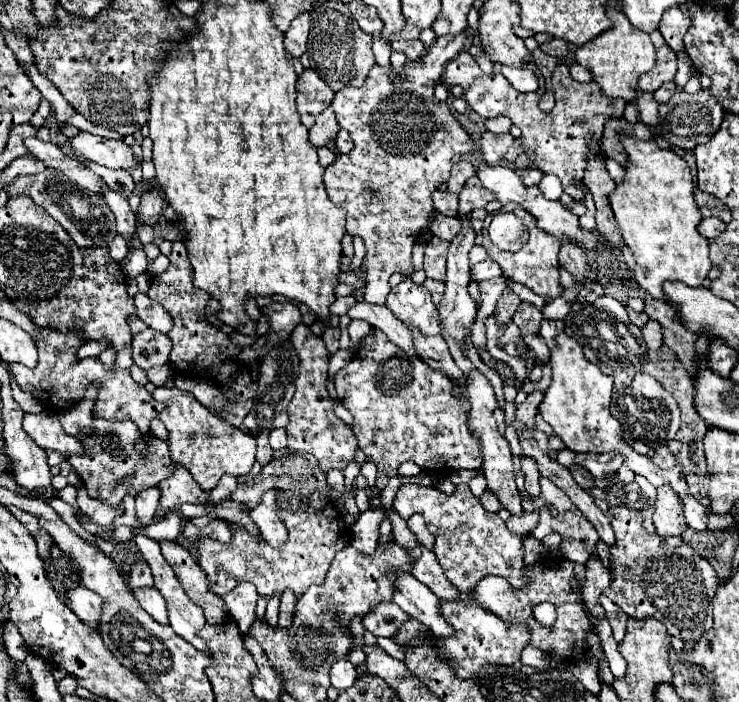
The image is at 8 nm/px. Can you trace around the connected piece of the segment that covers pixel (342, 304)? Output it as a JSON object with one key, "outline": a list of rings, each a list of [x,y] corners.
{"outline":[[[352,293],[352,295],[346,295],[346,297],[338,297],[338,299],[332,303],[330,311],[332,311],[332,315],[346,315],[348,309],[354,307],[354,305],[356,305],[356,297],[354,297],[354,293]]]}

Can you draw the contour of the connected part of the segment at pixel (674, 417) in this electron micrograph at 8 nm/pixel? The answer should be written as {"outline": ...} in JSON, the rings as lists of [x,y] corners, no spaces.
{"outline":[[[638,373],[628,387],[612,391],[612,415],[622,423],[624,431],[634,441],[642,441],[652,449],[658,449],[674,439],[680,427],[680,409],[674,397],[666,393],[666,389],[660,387],[660,383],[646,373]]]}

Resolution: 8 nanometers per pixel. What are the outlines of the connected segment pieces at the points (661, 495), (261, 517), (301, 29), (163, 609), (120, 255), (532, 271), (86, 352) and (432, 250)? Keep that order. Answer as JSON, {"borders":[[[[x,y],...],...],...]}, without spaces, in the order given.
{"borders":[[[[662,485],[658,489],[658,497],[656,497],[654,507],[656,507],[654,509],[656,533],[662,539],[672,537],[672,535],[682,535],[682,531],[686,529],[682,503],[680,503],[680,497],[668,485]]],[[[268,491],[262,497],[260,505],[256,505],[254,509],[250,509],[250,517],[258,525],[264,541],[272,549],[280,551],[286,545],[286,541],[288,541],[288,529],[286,529],[284,521],[278,515],[280,515],[280,507],[278,507],[276,495],[272,491]]],[[[302,13],[292,21],[290,29],[284,33],[284,45],[294,57],[300,57],[307,50],[308,31],[310,31],[310,15]]],[[[150,587],[150,589],[136,589],[134,591],[140,607],[152,615],[154,621],[158,621],[160,625],[168,625],[168,607],[166,607],[166,599],[160,595],[158,589]]],[[[116,235],[114,241],[110,243],[110,257],[114,261],[122,261],[126,255],[128,255],[128,245],[126,245],[126,241],[120,235]]],[[[514,203],[504,205],[500,211],[518,215],[518,217],[524,221],[524,225],[528,227],[530,239],[528,239],[528,243],[524,245],[524,249],[520,249],[520,251],[516,251],[516,253],[498,249],[498,247],[490,241],[490,237],[488,237],[488,229],[486,229],[486,227],[488,227],[488,221],[490,221],[490,217],[492,217],[492,215],[488,215],[488,219],[486,219],[486,223],[484,223],[484,245],[486,245],[488,253],[490,253],[490,259],[496,261],[496,263],[500,265],[504,277],[508,277],[508,279],[512,279],[512,281],[518,281],[518,283],[526,285],[528,289],[532,289],[532,291],[538,293],[540,297],[544,297],[544,295],[548,295],[548,297],[552,297],[552,299],[554,299],[554,297],[560,297],[562,291],[564,291],[562,285],[560,285],[560,279],[558,279],[558,269],[560,269],[560,263],[558,263],[560,239],[556,239],[554,235],[542,231],[542,229],[534,223],[534,217],[532,217],[528,211],[522,211],[520,207],[516,207]]],[[[106,339],[90,341],[90,343],[86,343],[86,345],[80,347],[80,351],[78,351],[78,359],[82,359],[82,357],[96,357],[96,355],[100,355],[106,347],[108,347],[108,341],[106,341]]],[[[434,235],[426,243],[426,251],[424,251],[426,277],[436,279],[436,281],[444,281],[444,277],[446,277],[446,255],[448,255],[448,243]]]]}

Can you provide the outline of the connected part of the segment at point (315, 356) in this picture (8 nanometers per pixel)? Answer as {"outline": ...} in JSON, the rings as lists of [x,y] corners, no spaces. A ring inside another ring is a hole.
{"outline":[[[298,325],[292,331],[292,345],[300,357],[300,373],[296,379],[296,393],[288,405],[290,423],[286,425],[288,433],[288,449],[292,452],[306,451],[318,459],[322,471],[328,469],[346,469],[346,463],[354,459],[354,451],[358,447],[350,425],[338,419],[332,411],[332,399],[326,389],[328,379],[328,353],[324,341],[316,337],[306,325]]]}

